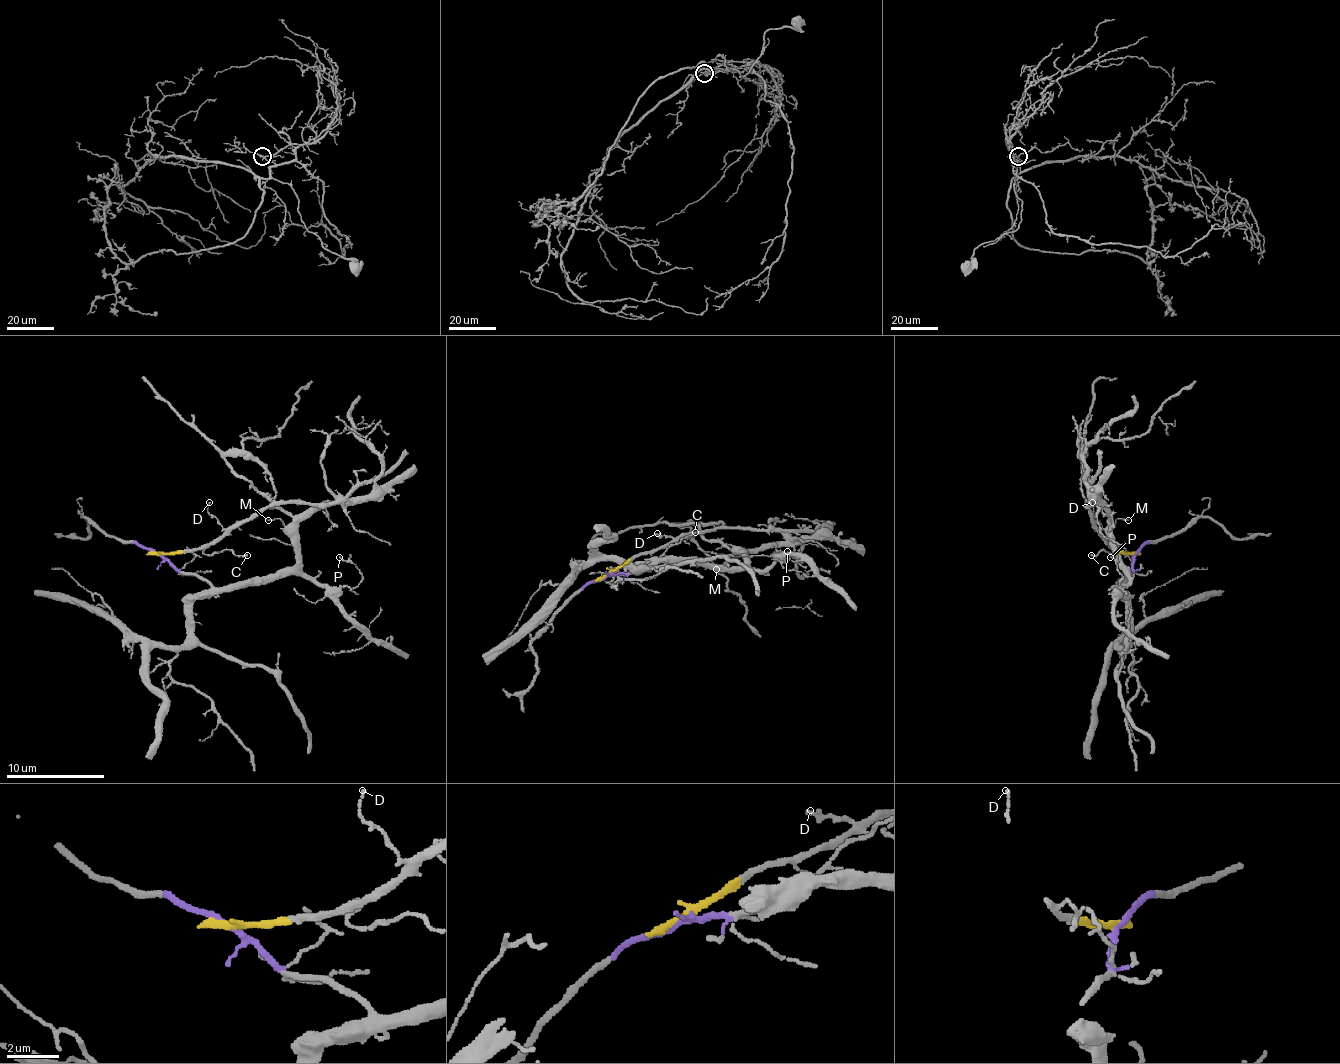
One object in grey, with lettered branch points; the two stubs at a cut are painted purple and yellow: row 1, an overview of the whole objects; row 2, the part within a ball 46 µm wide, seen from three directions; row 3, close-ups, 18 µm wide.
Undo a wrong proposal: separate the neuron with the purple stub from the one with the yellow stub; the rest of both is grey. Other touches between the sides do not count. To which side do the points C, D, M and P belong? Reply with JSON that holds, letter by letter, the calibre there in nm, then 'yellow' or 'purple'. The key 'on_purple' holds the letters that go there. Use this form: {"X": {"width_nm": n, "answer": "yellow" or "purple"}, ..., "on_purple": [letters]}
{"C": {"width_nm": 110, "answer": "yellow"}, "D": {"width_nm": 80, "answer": "yellow"}, "M": {"width_nm": 100, "answer": "purple"}, "P": {"width_nm": 100, "answer": "purple"}, "on_purple": ["M", "P"]}

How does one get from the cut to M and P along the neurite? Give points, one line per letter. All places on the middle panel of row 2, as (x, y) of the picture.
M: (604, 577), (646, 569), (663, 560), (693, 560), (725, 567), (737, 567), (745, 560), (740, 552), (715, 569)
P: (604, 577), (646, 569), (663, 560), (693, 560), (735, 569), (767, 569), (784, 557), (809, 562), (787, 552)

